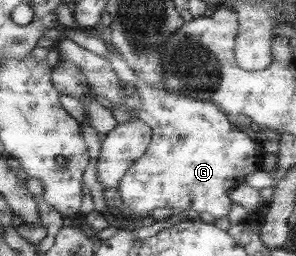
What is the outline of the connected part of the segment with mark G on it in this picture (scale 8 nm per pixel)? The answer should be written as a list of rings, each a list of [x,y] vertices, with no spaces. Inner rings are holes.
[[[112,49],[109,50],[108,61],[118,78],[134,84],[139,95],[139,108],[132,110],[131,120],[140,120],[152,128],[152,139],[147,150],[126,170],[117,186],[123,200],[121,209],[131,209],[132,219],[135,220],[138,216],[151,214],[155,208],[175,208],[180,214],[192,208],[199,213],[209,212],[216,219],[228,216],[232,203],[230,192],[245,183],[247,176],[262,169],[264,152],[257,142],[246,130],[236,128],[219,106],[189,95],[169,92],[163,80],[155,84],[143,81]]]

